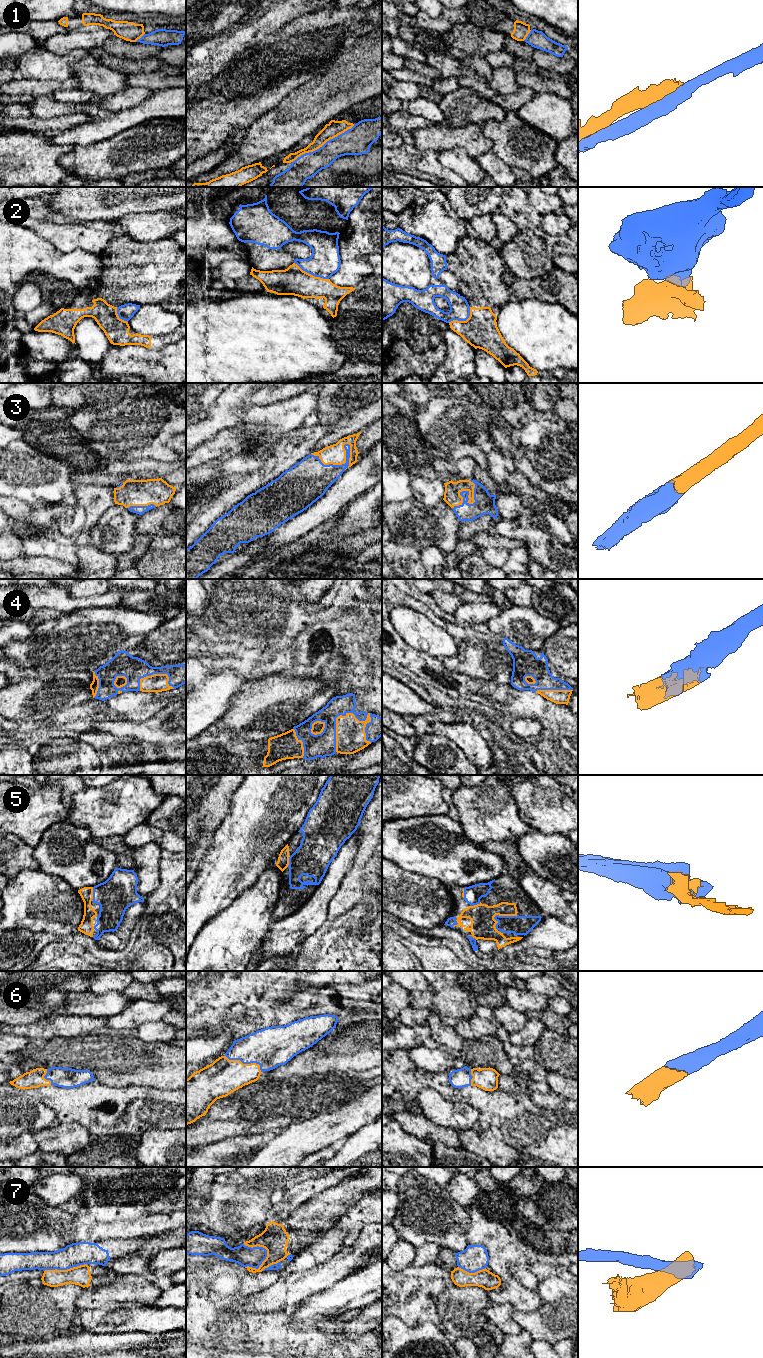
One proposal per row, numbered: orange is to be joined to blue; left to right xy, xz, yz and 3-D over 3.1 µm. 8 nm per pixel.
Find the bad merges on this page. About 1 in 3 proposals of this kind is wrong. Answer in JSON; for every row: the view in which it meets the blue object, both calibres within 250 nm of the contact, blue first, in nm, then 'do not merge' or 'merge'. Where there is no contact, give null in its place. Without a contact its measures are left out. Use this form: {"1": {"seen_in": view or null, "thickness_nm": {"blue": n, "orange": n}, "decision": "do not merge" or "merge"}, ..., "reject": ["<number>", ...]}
{"1": {"seen_in": "xz", "thickness_nm": {"blue": 220, "orange": 120}, "decision": "do not merge"}, "2": {"seen_in": "xz", "thickness_nm": {"blue": 240, "orange": 220}, "decision": "do not merge"}, "3": {"seen_in": "xz", "thickness_nm": {"blue": 200, "orange": 170}, "decision": "merge"}, "4": {"seen_in": "xz", "thickness_nm": {"blue": 190, "orange": 240}, "decision": "merge"}, "5": {"seen_in": "yz", "thickness_nm": {"blue": 160, "orange": 190}, "decision": "merge"}, "6": {"seen_in": "xz", "thickness_nm": {"blue": 320, "orange": 280}, "decision": "merge"}, "7": {"seen_in": "xz", "thickness_nm": {"blue": 160, "orange": 220}, "decision": "do not merge"}, "reject": ["1", "2", "7"]}

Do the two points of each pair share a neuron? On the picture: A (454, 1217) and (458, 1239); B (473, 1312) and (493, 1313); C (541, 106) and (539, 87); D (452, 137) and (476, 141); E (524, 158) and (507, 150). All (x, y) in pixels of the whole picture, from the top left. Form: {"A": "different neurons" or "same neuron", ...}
{"A": "same neuron", "B": "different neurons", "C": "different neurons", "D": "same neuron", "E": "same neuron"}

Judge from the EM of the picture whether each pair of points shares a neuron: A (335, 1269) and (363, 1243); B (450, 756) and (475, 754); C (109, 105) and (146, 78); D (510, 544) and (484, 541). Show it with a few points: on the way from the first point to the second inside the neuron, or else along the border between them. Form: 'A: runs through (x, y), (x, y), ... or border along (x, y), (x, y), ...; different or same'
A: runs through (342, 1264), (358, 1250); same
B: border along (449, 739), (474, 764); different
C: runs through (118, 101), (125, 99), (137, 87); same
D: runs through (504, 543), (490, 541); same

